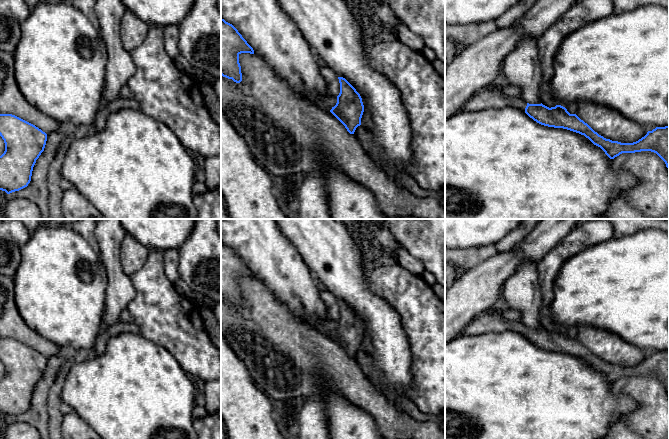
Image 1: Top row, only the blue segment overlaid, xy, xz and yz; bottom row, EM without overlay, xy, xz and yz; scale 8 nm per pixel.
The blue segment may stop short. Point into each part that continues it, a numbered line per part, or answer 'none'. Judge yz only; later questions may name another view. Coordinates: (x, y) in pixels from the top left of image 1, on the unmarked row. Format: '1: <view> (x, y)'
1: yz (490, 321)

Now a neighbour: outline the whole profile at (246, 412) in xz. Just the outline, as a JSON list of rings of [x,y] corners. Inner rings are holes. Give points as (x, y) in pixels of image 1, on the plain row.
[[[221,332],[221,422],[228,439],[287,439],[278,424],[270,398],[253,382],[244,362],[230,348]]]

